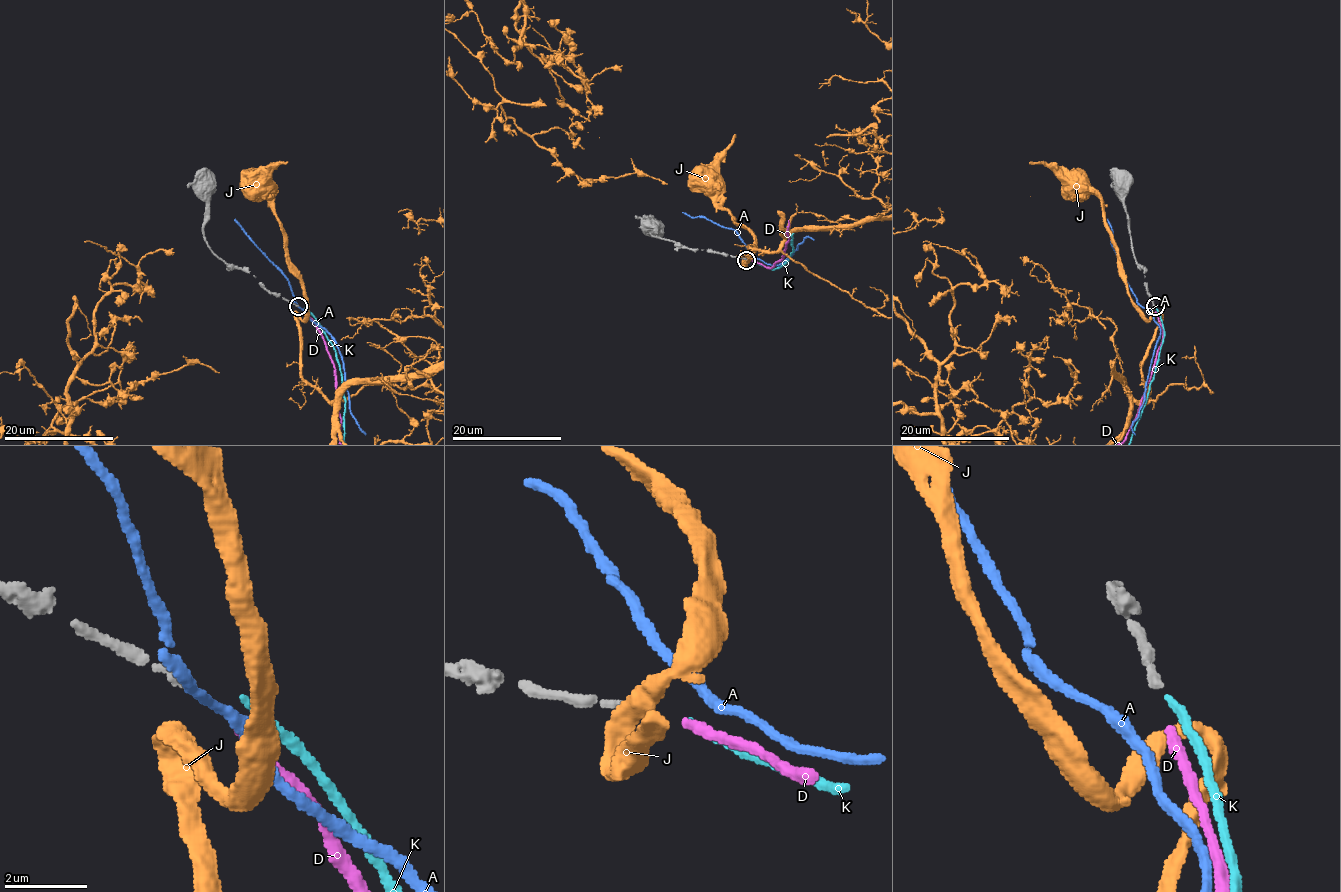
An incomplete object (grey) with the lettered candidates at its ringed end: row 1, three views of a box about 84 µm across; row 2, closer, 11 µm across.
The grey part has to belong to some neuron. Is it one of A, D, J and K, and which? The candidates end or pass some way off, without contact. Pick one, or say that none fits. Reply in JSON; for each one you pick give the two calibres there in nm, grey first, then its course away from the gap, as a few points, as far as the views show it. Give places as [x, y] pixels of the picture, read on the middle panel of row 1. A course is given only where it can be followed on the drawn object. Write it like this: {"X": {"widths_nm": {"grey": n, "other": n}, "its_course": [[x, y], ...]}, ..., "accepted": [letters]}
{"accepted": []}

